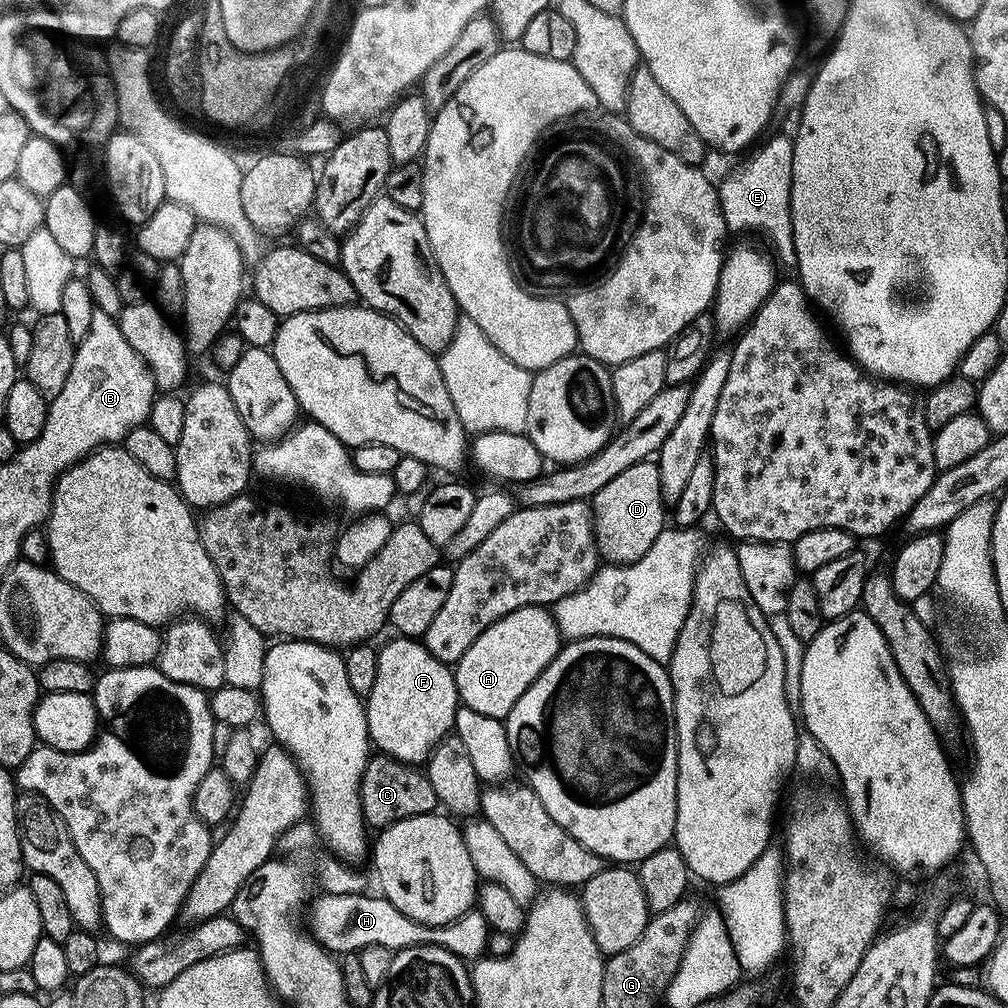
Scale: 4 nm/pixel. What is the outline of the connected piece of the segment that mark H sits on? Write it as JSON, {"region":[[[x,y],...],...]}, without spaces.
{"region":[[[363,892],[360,894],[350,893],[344,895],[330,895],[323,893],[319,895],[319,899],[312,906],[312,929],[310,934],[313,939],[316,939],[328,952],[338,956],[345,956],[359,952],[368,945],[386,946],[387,949],[393,952],[409,948],[414,945],[434,944],[440,948],[448,949],[455,956],[465,962],[474,962],[481,959],[488,948],[488,938],[490,929],[488,920],[478,910],[467,912],[466,915],[460,916],[454,923],[442,924],[436,928],[428,925],[414,922],[407,918],[396,906],[388,899],[381,895],[368,896],[369,893]]]}

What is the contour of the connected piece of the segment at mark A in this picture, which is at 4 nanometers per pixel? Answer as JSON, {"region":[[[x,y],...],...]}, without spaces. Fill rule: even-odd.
{"region":[[[535,604],[506,614],[488,627],[454,666],[459,703],[478,710],[478,714],[504,720],[538,674],[550,666],[561,647],[560,627],[547,607]]]}

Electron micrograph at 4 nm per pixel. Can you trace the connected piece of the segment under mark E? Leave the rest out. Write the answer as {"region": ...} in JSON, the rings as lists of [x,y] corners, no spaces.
{"region":[[[791,135],[772,137],[741,168],[734,169],[718,184],[725,229],[729,233],[757,232],[765,240],[763,243],[770,249],[771,255],[779,263],[781,260],[788,266],[796,263],[792,225],[792,171],[794,170],[792,142]]]}

